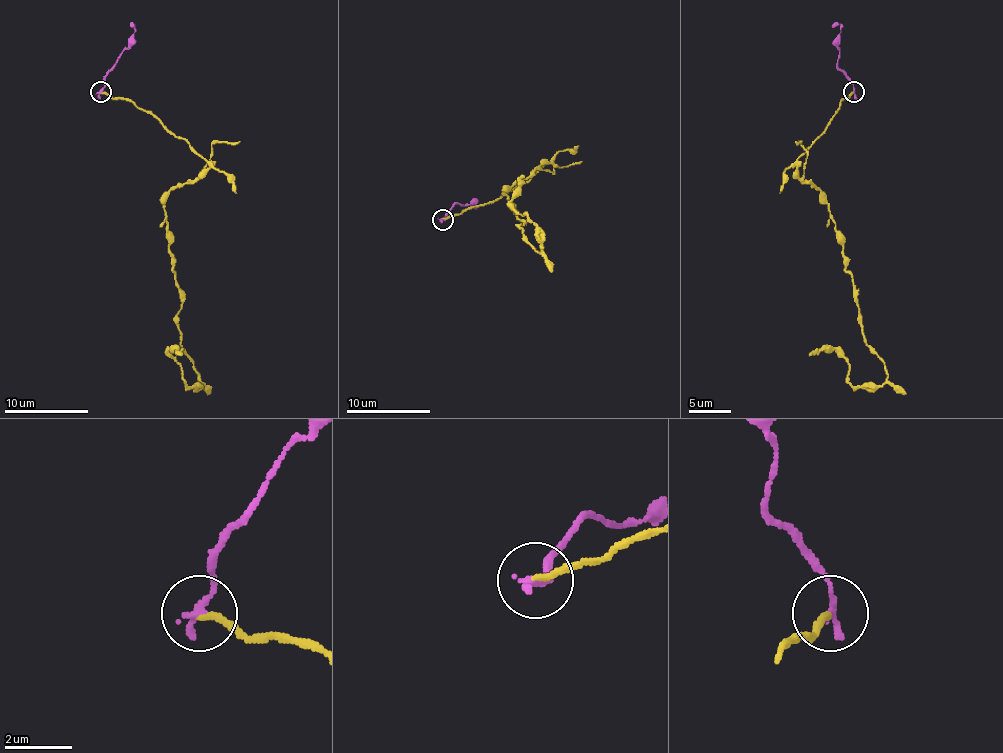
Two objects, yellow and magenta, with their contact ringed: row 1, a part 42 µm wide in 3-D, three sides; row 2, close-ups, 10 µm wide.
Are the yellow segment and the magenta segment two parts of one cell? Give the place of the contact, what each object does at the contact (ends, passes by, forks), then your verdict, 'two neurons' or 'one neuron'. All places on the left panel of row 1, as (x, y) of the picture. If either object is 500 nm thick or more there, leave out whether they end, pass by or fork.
place (101, 92); yellow ends; magenta ends; two neurons

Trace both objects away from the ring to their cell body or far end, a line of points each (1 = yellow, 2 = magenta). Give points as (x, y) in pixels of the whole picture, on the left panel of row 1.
1: (101, 92), (152, 113), (208, 164), (164, 206), (181, 349), (198, 385), (183, 380), (171, 349), (181, 355)
2: (101, 92), (103, 76), (129, 46), (129, 38), (135, 31), (131, 23)

